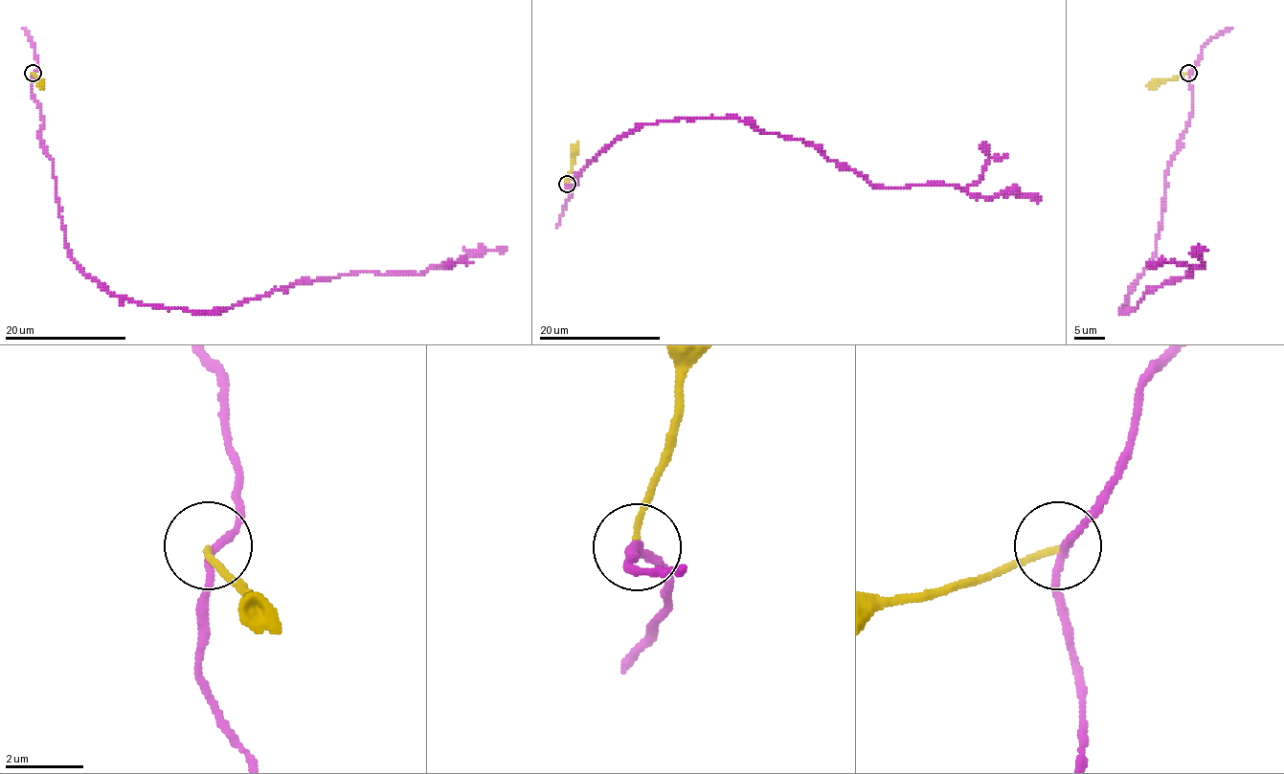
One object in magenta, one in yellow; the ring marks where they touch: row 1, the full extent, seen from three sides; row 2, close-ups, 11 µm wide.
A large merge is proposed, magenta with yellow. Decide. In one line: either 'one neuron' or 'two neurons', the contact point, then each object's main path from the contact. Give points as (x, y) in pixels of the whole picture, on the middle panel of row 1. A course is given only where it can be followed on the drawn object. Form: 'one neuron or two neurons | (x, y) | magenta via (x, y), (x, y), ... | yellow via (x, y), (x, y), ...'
two neurons | (567, 184) | magenta via (566, 186), (643, 124), (732, 117), (816, 145), (872, 186), (955, 184), (984, 197), (1041, 197) | yellow via (566, 184), (574, 163), (574, 147), (578, 143)

